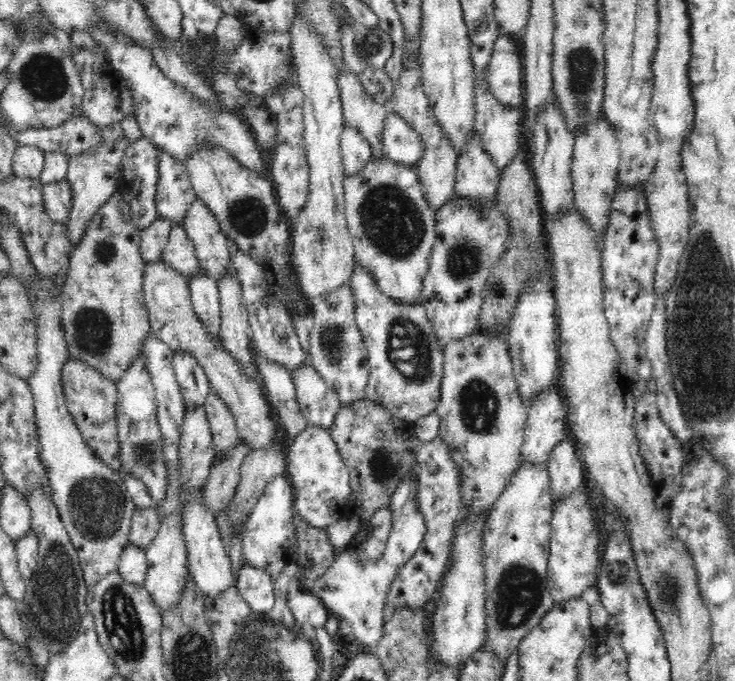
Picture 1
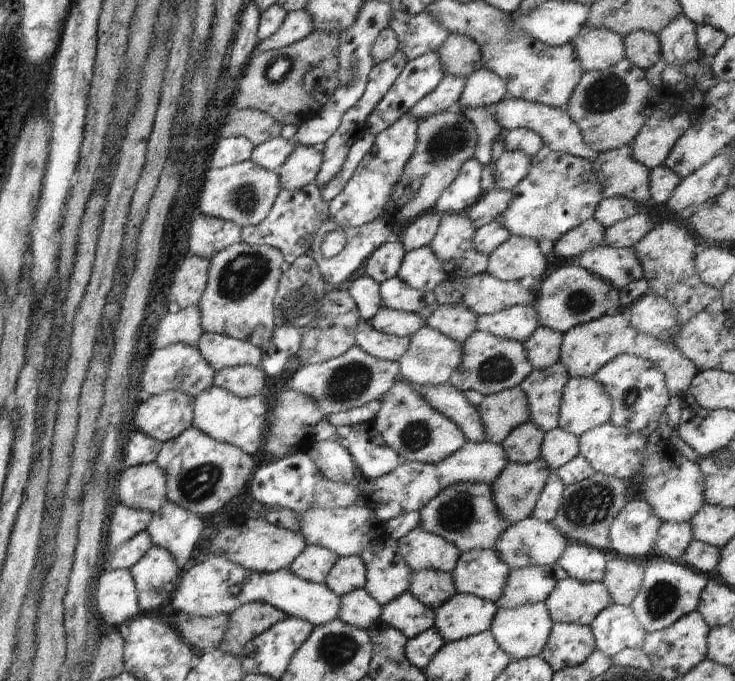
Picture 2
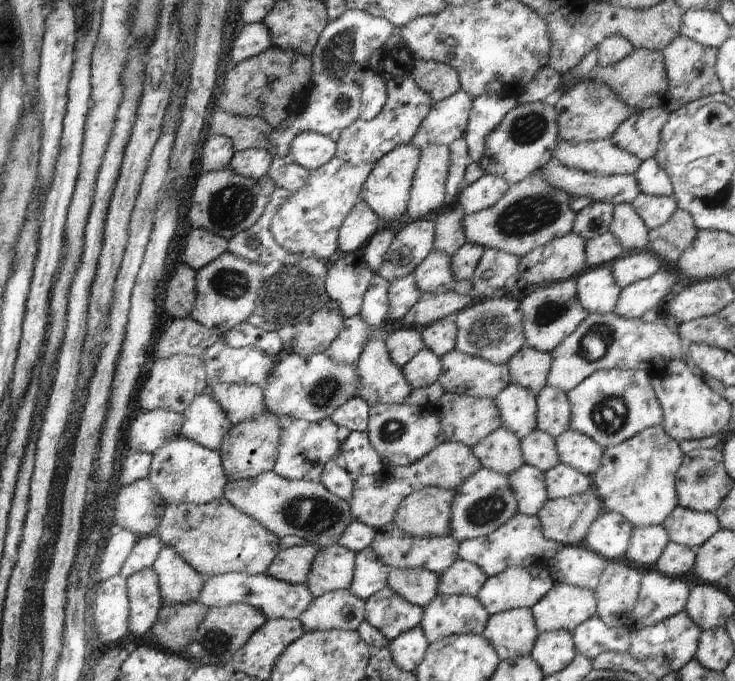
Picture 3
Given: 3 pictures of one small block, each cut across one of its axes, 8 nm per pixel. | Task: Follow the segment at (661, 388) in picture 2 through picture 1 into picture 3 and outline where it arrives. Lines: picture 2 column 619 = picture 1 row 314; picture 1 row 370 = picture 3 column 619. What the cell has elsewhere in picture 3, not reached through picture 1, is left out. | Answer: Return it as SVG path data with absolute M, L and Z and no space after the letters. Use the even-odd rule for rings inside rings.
M596 371L570 389L566 396L571 404L570 429L590 437L604 450L632 438L645 428L661 425L663 421L661 404L652 388L650 375L644 371ZM609 398L620 398L627 406L627 414L618 419L613 409L604 405Z

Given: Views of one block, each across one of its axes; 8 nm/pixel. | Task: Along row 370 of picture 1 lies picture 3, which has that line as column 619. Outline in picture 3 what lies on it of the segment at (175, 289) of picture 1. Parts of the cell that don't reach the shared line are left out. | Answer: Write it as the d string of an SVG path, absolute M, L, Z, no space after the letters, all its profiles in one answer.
M631 204L614 205L609 231L616 237L625 253L644 251L648 248L649 228Z

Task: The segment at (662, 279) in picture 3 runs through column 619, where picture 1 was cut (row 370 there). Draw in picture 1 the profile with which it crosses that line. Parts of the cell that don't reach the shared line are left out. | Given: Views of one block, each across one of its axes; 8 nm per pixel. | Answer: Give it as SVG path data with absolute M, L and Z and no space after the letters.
M310 362L292 372L299 407L312 426L329 430L340 410L341 400Z

